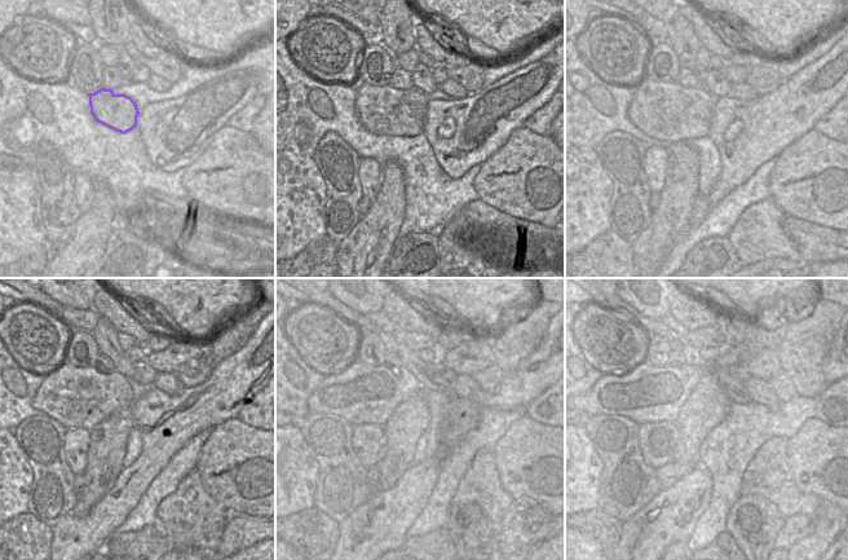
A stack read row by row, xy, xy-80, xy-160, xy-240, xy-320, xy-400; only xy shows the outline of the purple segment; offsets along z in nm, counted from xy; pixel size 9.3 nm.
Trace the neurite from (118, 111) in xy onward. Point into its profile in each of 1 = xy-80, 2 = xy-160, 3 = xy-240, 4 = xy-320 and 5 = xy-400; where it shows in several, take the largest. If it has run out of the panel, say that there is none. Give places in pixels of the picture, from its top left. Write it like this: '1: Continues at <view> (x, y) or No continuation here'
1: Continues at xy-80 (383, 110)
2: Continues at xy-160 (666, 111)
3: Continues at xy-240 (79, 398)
4: Continues at xy-320 (361, 395)
5: Continues at xy-400 (646, 393).

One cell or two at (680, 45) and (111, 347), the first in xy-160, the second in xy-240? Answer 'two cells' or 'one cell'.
one cell

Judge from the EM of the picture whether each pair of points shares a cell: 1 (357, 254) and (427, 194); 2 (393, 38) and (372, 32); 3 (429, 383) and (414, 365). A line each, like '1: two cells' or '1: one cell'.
1: two cells
2: two cells
3: one cell

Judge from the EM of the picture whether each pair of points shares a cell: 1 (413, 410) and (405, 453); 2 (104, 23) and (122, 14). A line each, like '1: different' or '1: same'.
1: same
2: same

